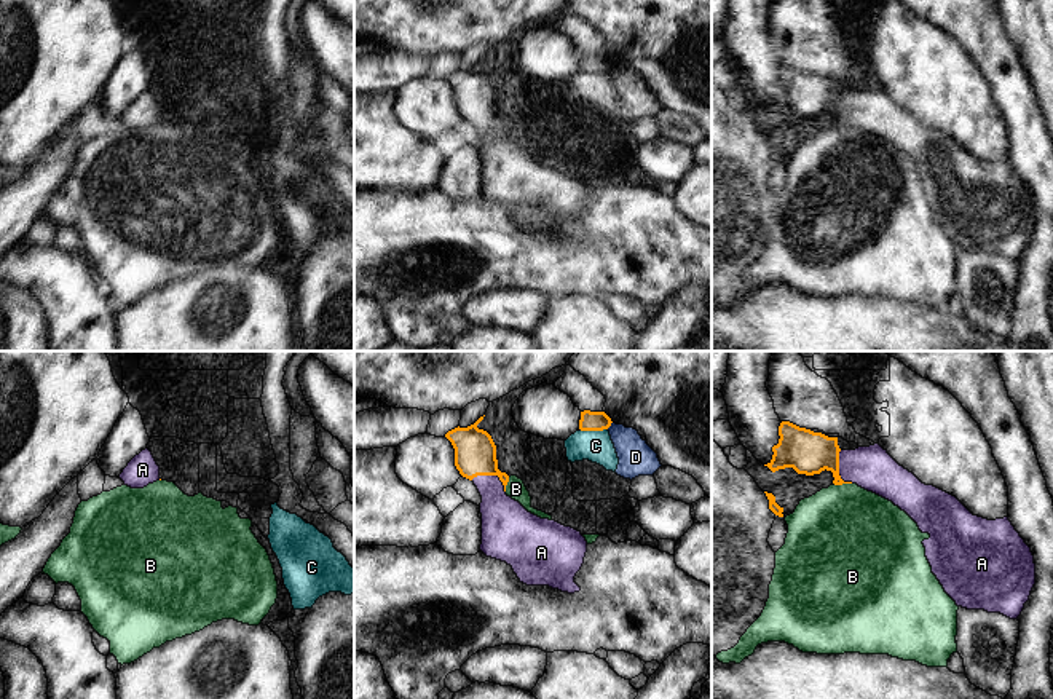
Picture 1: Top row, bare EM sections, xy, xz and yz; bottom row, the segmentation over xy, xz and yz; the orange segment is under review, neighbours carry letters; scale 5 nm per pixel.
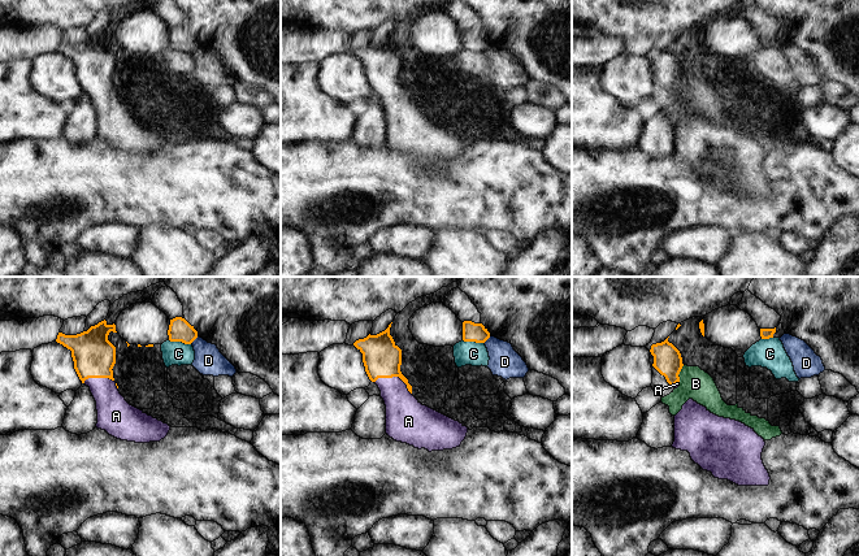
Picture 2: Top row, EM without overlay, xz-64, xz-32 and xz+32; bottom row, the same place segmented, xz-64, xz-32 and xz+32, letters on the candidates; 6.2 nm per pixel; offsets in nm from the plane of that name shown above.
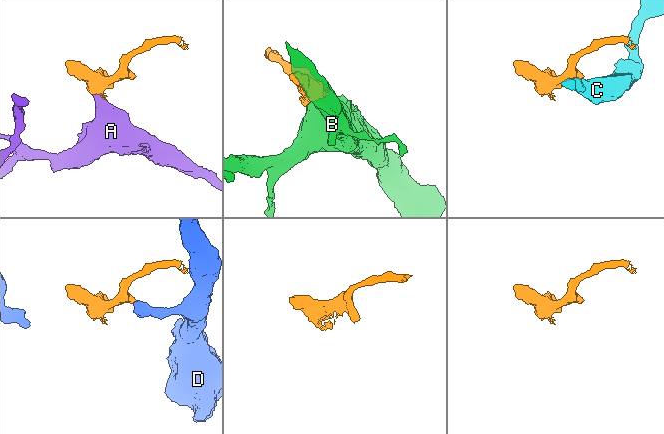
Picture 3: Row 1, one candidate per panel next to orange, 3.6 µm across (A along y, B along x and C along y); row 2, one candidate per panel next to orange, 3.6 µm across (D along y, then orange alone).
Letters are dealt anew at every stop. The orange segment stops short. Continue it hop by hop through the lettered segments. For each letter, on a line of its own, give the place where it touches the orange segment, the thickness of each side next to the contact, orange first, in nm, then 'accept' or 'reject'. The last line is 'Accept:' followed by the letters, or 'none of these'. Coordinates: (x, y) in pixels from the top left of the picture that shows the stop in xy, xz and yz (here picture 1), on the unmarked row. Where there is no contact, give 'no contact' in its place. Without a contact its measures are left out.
A: xz (492, 117) | 200/240 nm | accept
B: yz (843, 125) | 220/480 nm | reject
C: xz (594, 72) | 100/160 nm | reject
D: xz (610, 67) | 100/180 nm | reject
Accept: A

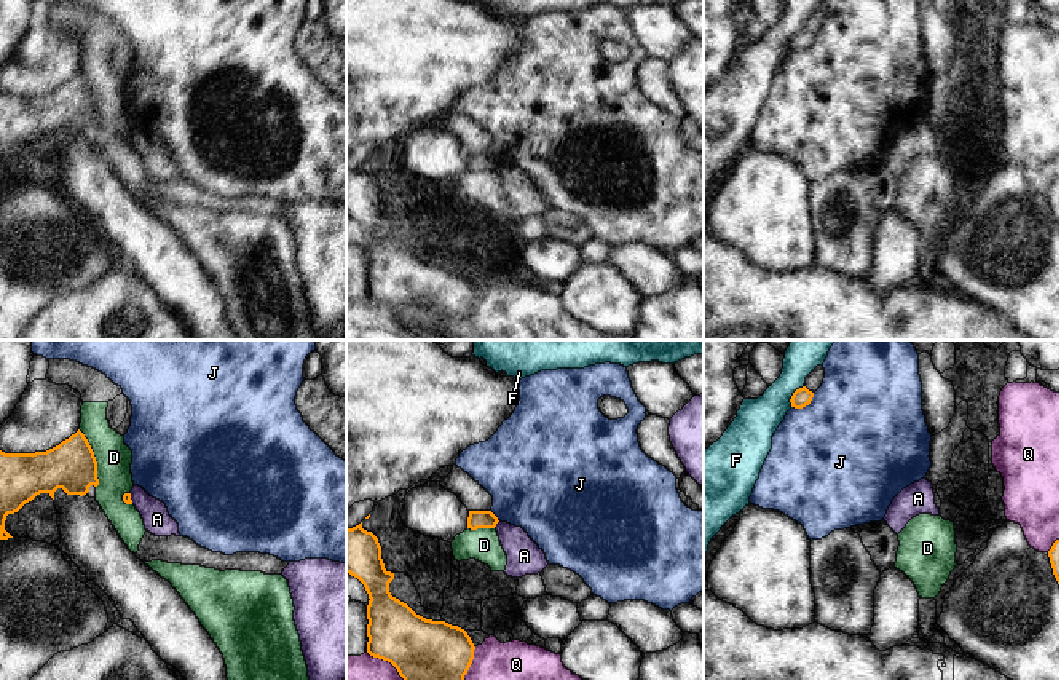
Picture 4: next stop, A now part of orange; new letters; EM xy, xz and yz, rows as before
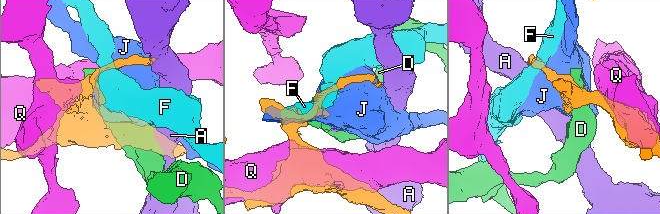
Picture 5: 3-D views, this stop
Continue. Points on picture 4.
A: xz (496, 165) | 100/180 nm | reject
D: xy (94, 101) | 240/180 nm | reject
F: yz (793, 37) | 90/220 nm | reject
J: yz (804, 48) | 90/500 nm | reject
Q: xz (418, 329) | 340/360 nm | reject
Accept: none of these

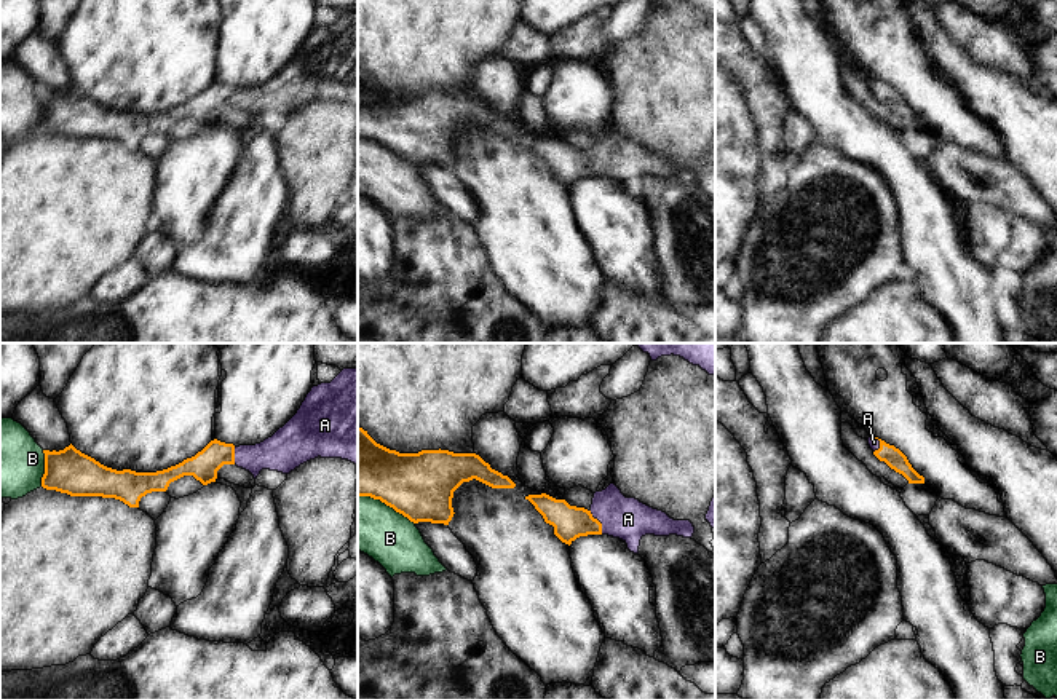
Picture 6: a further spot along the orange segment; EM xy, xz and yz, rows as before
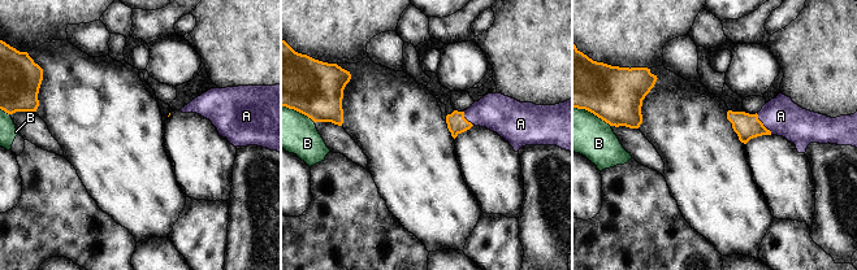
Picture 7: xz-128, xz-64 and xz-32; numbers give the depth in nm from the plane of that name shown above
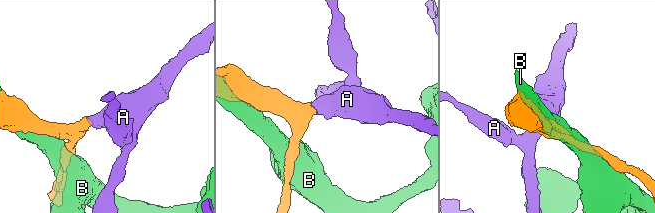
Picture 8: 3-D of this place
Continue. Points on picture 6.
A: xz (599, 165) | 170/220 nm | accept
B: xz (387, 147) | 340/280 nm | reject
Accept: A

